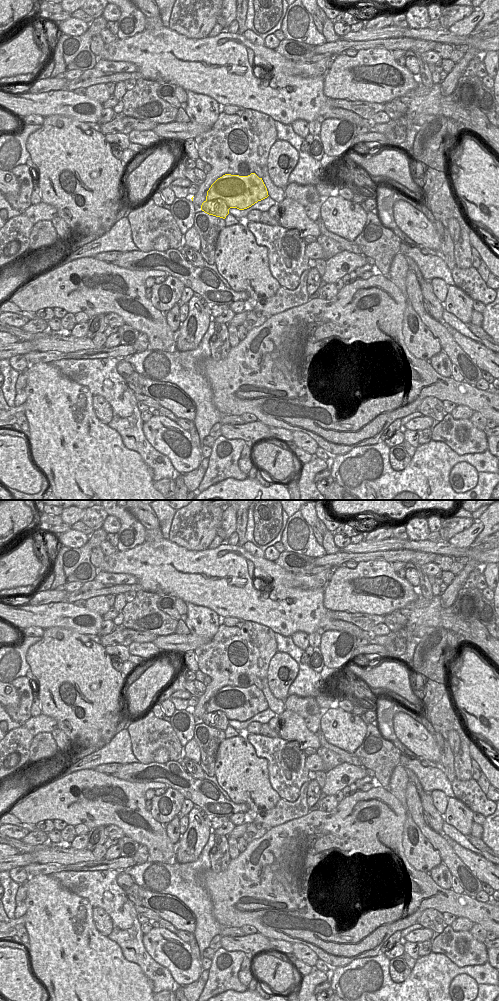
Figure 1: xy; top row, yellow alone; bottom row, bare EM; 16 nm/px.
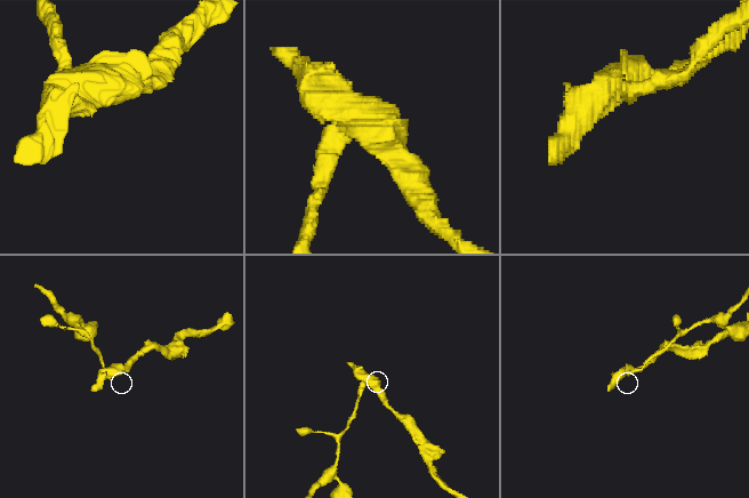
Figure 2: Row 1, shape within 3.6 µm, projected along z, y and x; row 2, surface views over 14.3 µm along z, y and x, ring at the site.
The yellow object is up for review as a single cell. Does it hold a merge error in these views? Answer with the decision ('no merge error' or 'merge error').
merge error

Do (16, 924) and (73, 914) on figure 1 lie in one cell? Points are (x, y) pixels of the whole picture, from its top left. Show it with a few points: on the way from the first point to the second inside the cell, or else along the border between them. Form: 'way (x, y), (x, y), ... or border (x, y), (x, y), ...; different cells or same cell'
border (24, 914), (25, 927); different cells

